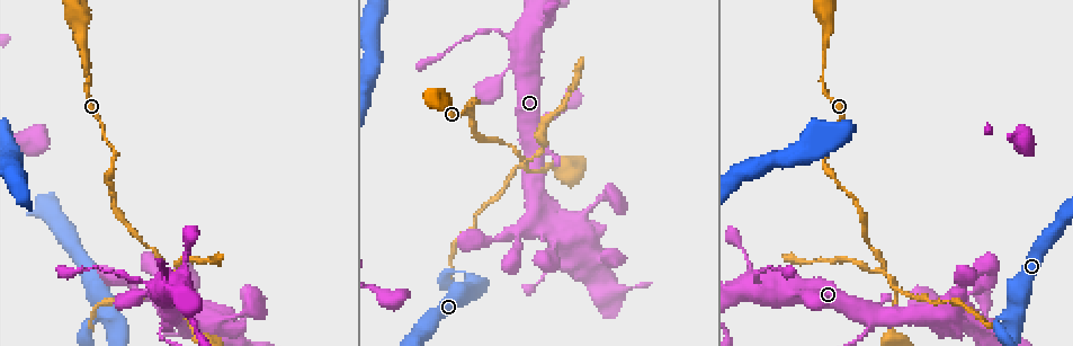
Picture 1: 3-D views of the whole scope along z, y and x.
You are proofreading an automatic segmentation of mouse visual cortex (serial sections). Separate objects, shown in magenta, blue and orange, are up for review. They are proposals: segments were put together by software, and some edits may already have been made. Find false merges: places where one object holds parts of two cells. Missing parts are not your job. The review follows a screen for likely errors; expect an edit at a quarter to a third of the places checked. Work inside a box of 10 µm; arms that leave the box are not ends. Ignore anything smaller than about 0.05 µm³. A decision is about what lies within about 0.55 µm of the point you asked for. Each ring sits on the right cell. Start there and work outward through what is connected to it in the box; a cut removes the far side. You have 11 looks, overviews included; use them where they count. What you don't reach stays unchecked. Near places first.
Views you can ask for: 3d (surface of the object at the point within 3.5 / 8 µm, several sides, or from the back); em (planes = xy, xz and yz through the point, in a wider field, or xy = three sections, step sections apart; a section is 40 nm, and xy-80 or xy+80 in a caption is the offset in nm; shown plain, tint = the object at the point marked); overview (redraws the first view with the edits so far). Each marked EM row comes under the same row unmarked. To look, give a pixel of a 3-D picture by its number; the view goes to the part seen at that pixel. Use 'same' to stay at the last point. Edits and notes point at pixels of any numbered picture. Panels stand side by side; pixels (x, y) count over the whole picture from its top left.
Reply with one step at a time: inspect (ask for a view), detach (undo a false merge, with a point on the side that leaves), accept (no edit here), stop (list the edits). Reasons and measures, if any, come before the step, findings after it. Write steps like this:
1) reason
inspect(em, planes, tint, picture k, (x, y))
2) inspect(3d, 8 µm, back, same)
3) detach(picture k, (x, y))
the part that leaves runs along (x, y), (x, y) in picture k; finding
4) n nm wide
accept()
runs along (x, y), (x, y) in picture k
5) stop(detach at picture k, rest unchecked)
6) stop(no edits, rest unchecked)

inspect(em, xy, step 2, tint, picture 1, (115, 157))

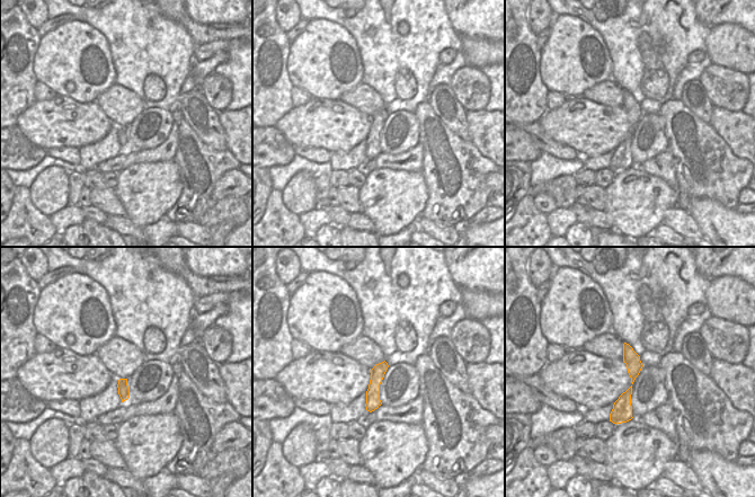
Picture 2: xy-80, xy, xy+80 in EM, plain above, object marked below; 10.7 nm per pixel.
wider look
inspect(3d, 3.5 µm, same)

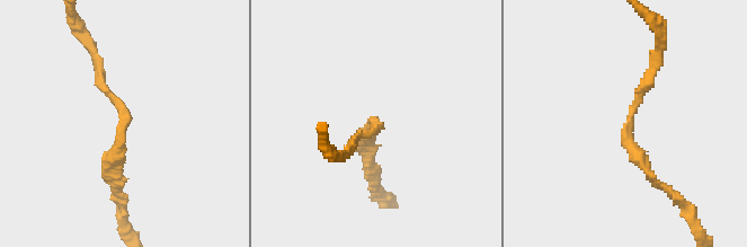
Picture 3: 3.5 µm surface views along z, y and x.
accept()
runs along (384, 365), (376, 374), (370, 408) in picture 2; continuous, no second cell

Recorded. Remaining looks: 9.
four-way junction
inspect(3d, 3.5 µm, back, picture 1, (523, 158))

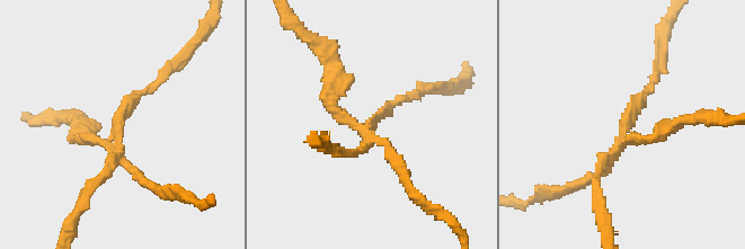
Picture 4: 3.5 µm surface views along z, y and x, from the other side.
4 arms; arms of 150, 150, 150, 200 nm; need the tissue
inspect(em, xy, step 2, tint, picture 4, (623, 129))

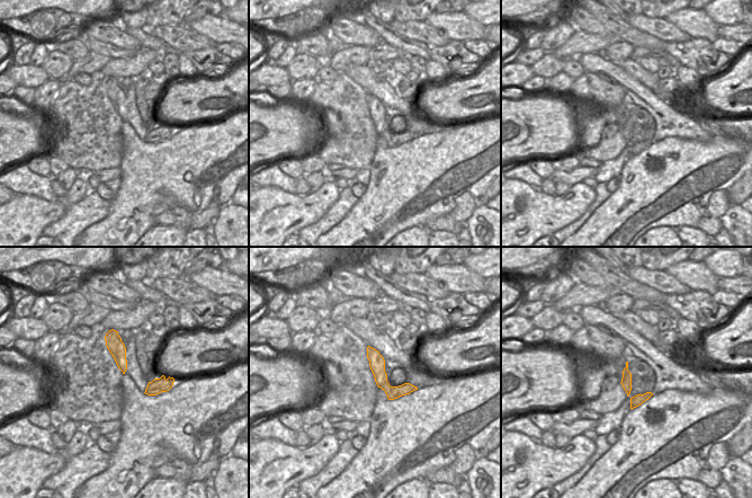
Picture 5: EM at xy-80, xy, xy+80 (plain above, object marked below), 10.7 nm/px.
detach(picture 4, (92, 126))
border along (386, 381), (381, 388) in picture 5; a second cell is stuck on

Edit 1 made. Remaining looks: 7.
redraw
inspect(overview)

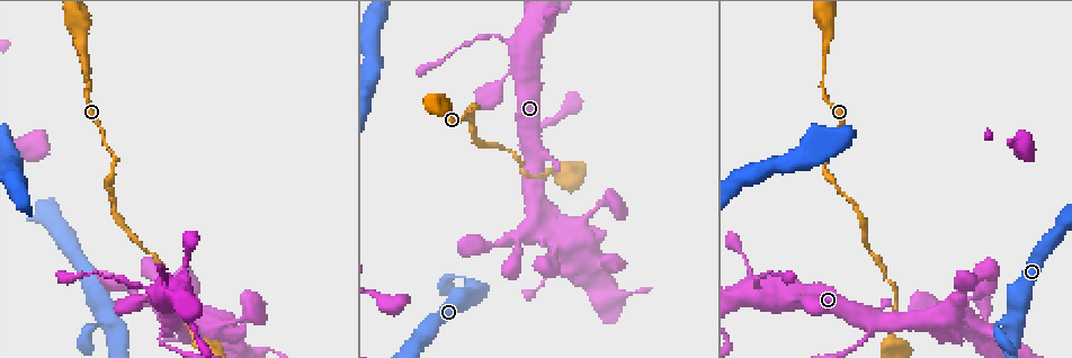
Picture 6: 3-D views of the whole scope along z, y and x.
inspect(3d, 8 µm, picture 6, (956, 302))

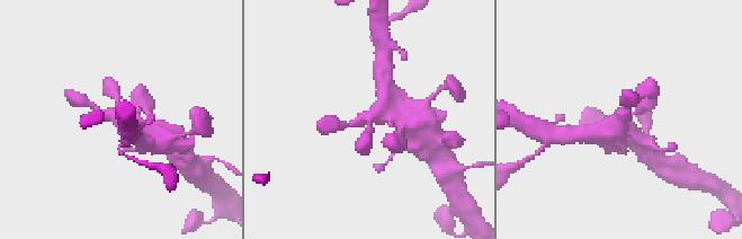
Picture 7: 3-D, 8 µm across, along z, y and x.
3 arms; arms of 200, 200, 600 nm; need the tissue
inspect(em, xy, step 2, tint, same)

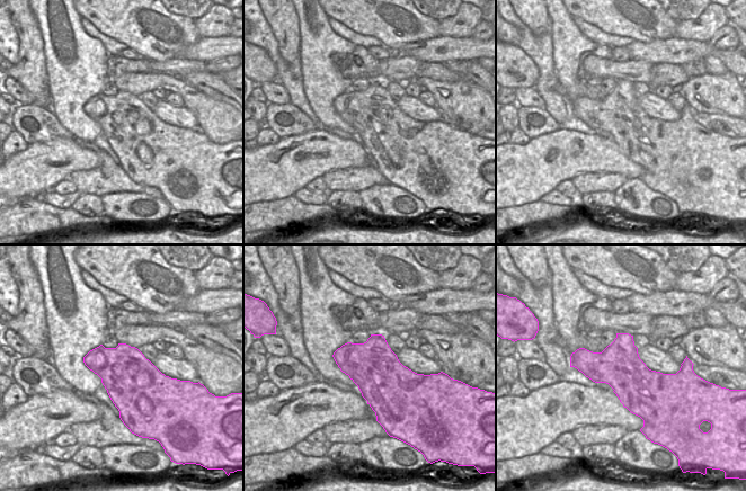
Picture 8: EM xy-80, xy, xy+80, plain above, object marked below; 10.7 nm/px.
accept()
runs along (133, 133), (119, 117), (88, 103) in picture 7; all the same cell

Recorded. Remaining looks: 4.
abrupt turn
inspect(3d, 8 µm, back, picture 6, (146, 290))

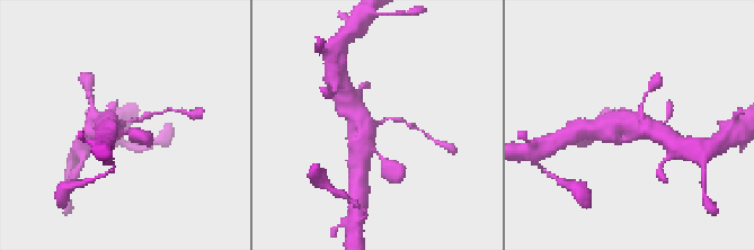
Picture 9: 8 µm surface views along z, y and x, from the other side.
inspect(em, xy, step 3, tint, same)

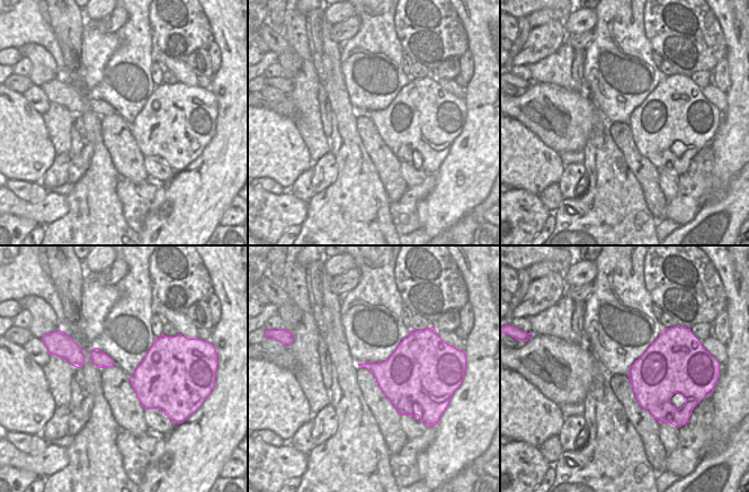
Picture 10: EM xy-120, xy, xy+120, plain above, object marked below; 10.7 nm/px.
accept()
runs along (361, 148), (366, 131), (345, 97) in picture 9; all the same cell

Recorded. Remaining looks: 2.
stop(detach at picture 4, rest unchecked)

